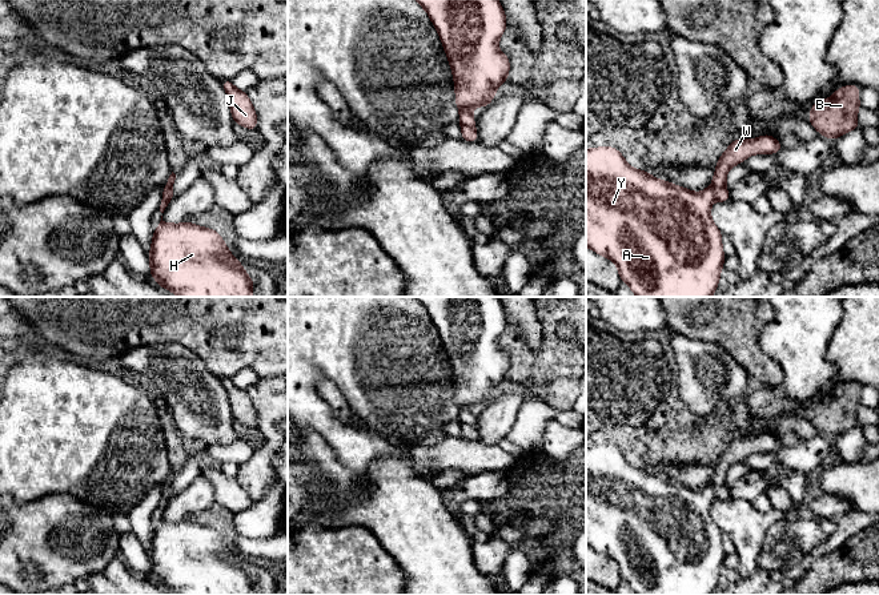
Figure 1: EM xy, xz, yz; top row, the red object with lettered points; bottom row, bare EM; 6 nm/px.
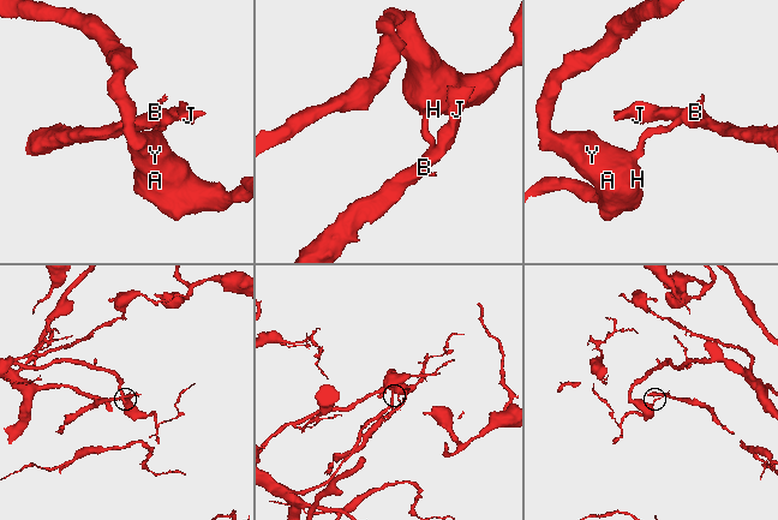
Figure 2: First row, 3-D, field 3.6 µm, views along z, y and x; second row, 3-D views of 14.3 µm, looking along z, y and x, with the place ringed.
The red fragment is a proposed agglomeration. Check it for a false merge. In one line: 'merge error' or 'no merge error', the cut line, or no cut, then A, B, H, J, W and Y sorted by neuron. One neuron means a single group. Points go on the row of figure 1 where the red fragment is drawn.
merge error | xz (461, 124), (473, 127) | A H Y / B J W

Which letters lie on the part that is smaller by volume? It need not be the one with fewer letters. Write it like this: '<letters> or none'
B, J, W

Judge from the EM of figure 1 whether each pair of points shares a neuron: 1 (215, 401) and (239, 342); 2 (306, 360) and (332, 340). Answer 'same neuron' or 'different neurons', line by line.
1: different neurons
2: same neuron

